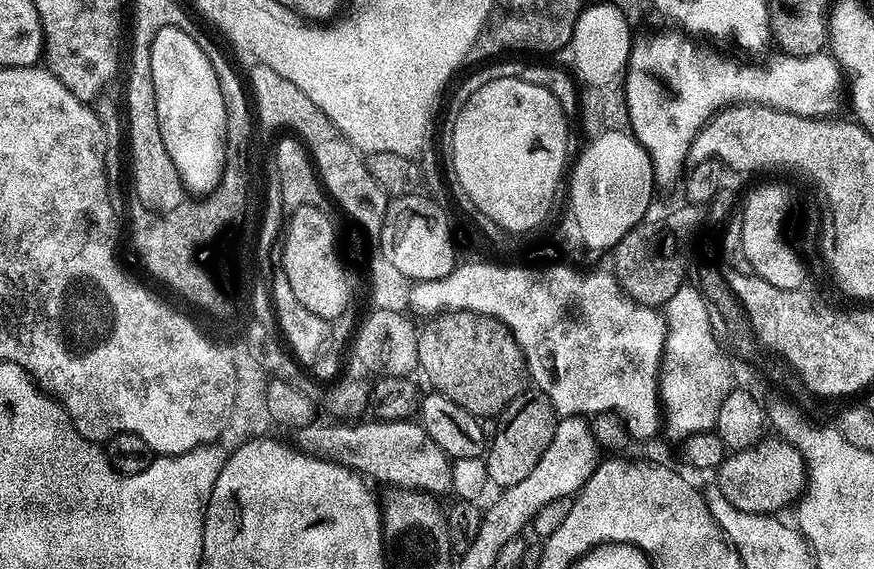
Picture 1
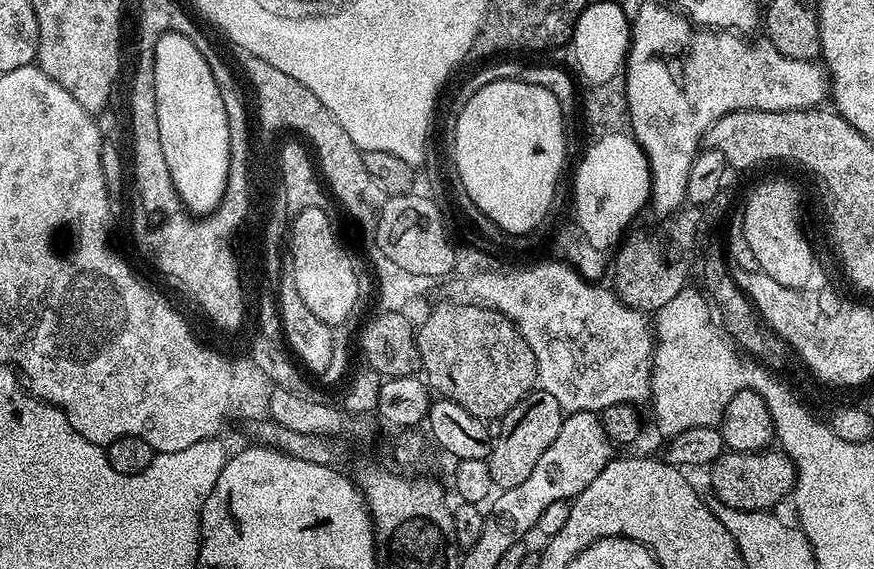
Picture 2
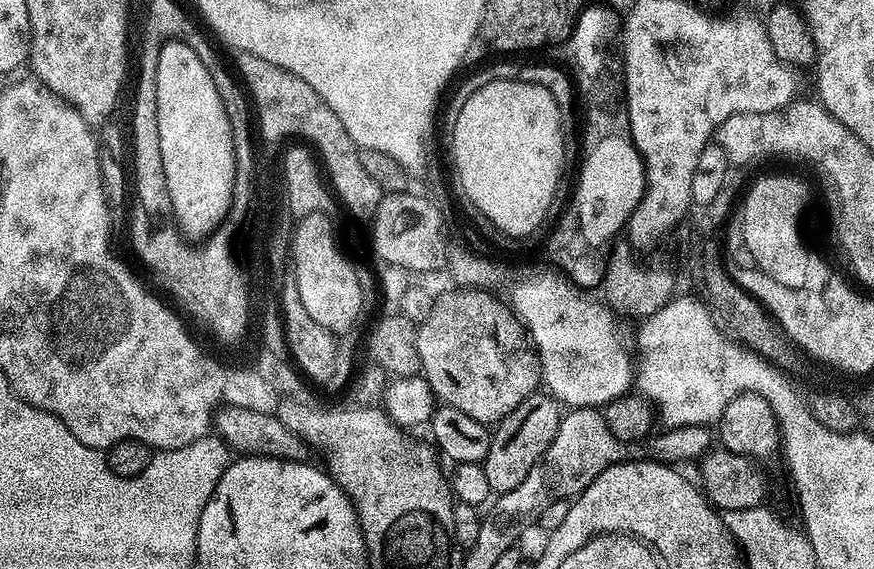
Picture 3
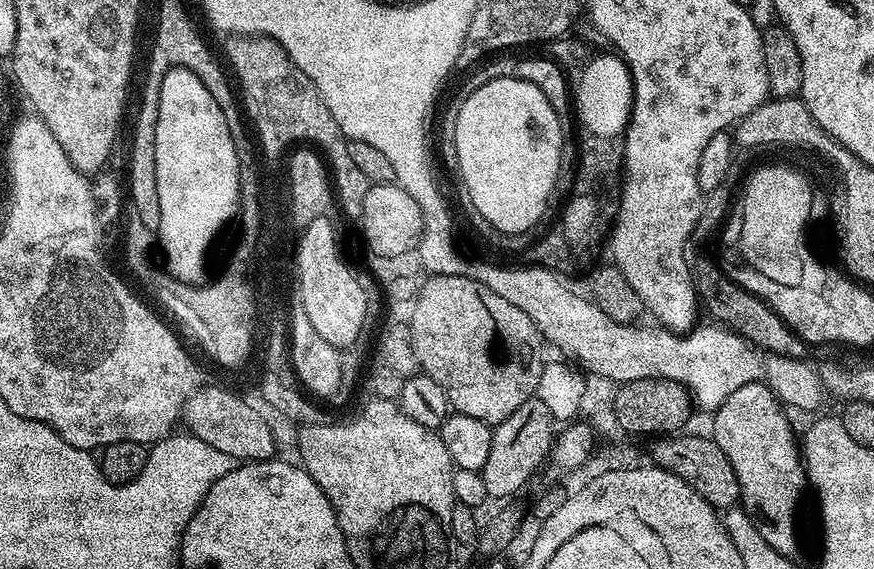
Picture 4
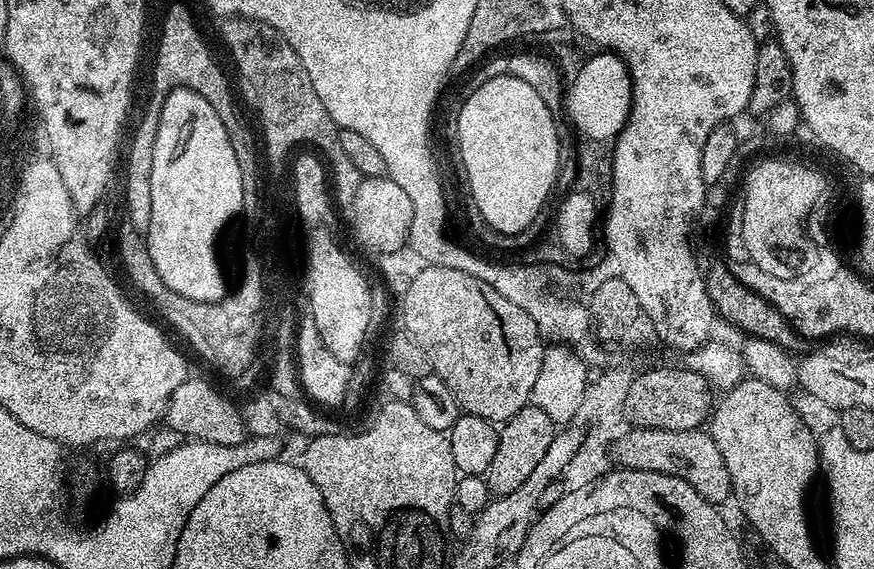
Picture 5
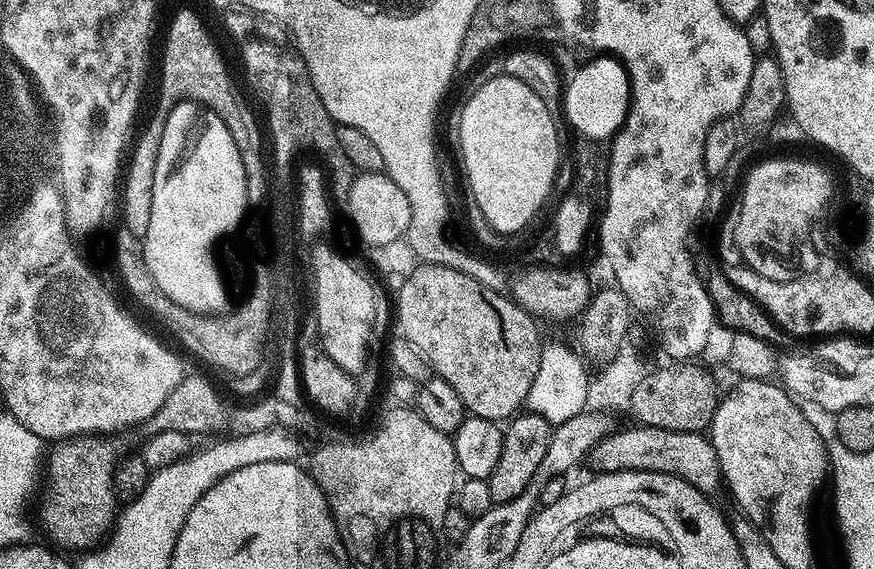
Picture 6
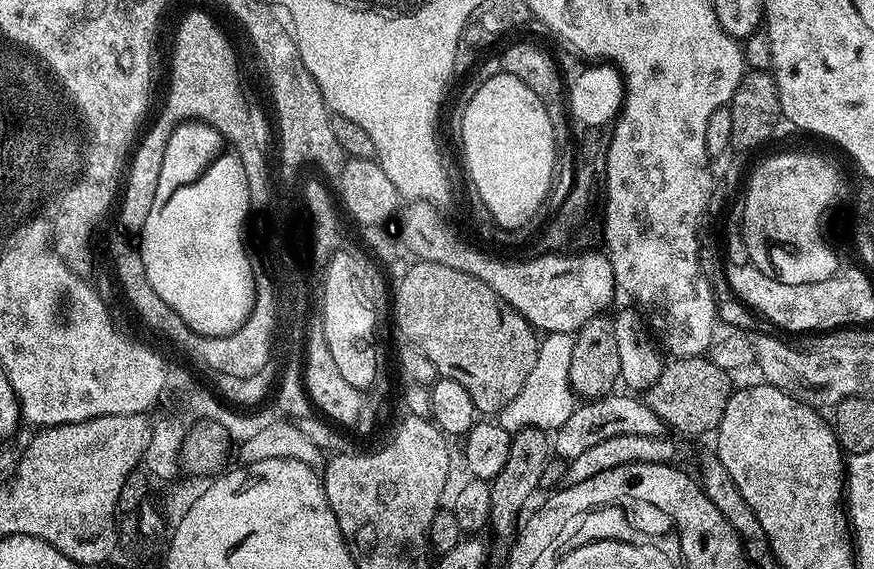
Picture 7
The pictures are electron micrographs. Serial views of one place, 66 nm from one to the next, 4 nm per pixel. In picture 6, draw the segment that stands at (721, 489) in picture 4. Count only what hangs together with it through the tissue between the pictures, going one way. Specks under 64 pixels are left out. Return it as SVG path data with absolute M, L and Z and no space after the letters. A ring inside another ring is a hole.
M640 424L636 428L617 427L609 436L602 438L588 451L586 457L587 467L592 467L593 473L601 472L657 472L658 474L674 474L699 492L712 494L716 487L721 487L722 477L718 454L714 450L711 439L704 432L683 432L682 430L662 430L654 426Z

